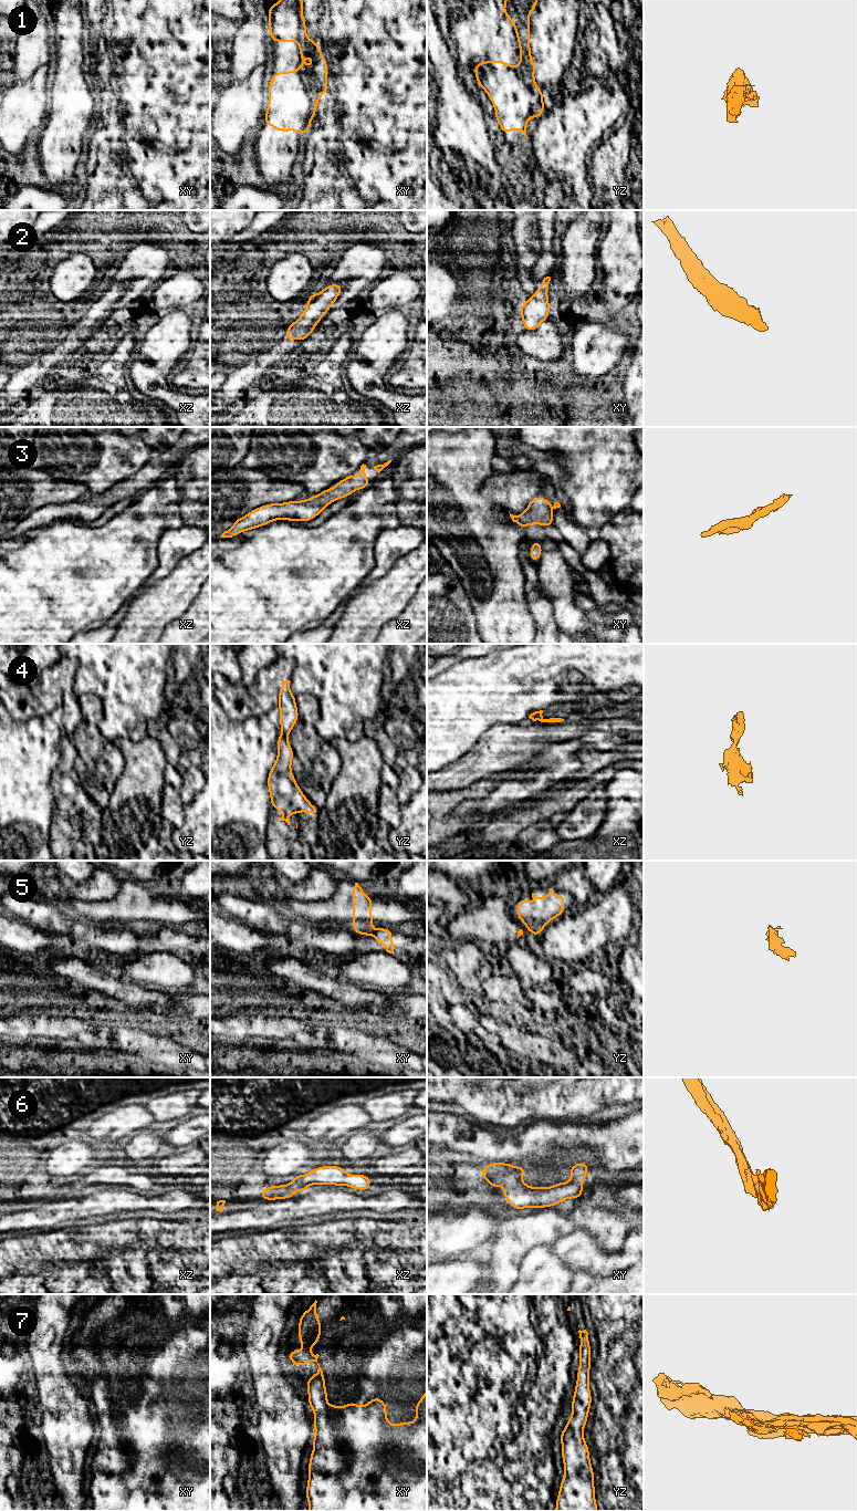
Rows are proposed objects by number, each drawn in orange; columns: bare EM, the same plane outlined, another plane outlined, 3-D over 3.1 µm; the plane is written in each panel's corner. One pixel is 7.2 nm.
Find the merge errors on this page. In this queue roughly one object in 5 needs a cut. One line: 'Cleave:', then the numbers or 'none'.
Cleave: 4, 5

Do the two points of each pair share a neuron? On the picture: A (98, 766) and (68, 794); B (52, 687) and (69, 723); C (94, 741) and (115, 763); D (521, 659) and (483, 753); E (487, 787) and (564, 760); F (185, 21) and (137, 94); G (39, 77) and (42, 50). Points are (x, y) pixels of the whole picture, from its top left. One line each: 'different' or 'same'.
A: different
B: same
C: same
D: different
E: different
F: different
G: different

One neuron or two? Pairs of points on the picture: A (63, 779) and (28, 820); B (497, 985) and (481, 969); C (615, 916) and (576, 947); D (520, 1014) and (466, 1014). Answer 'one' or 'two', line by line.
A: two
B: two
C: one
D: two

